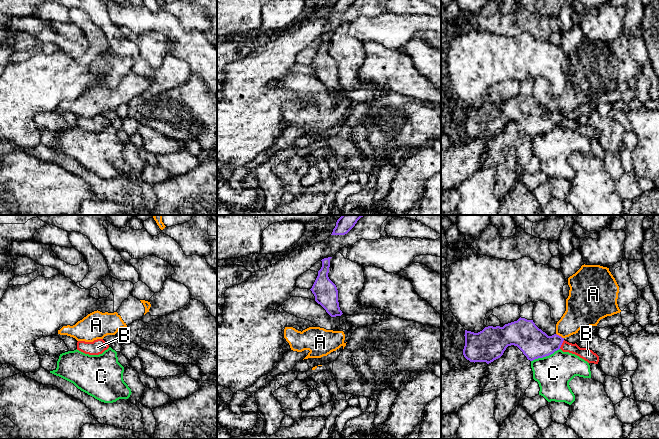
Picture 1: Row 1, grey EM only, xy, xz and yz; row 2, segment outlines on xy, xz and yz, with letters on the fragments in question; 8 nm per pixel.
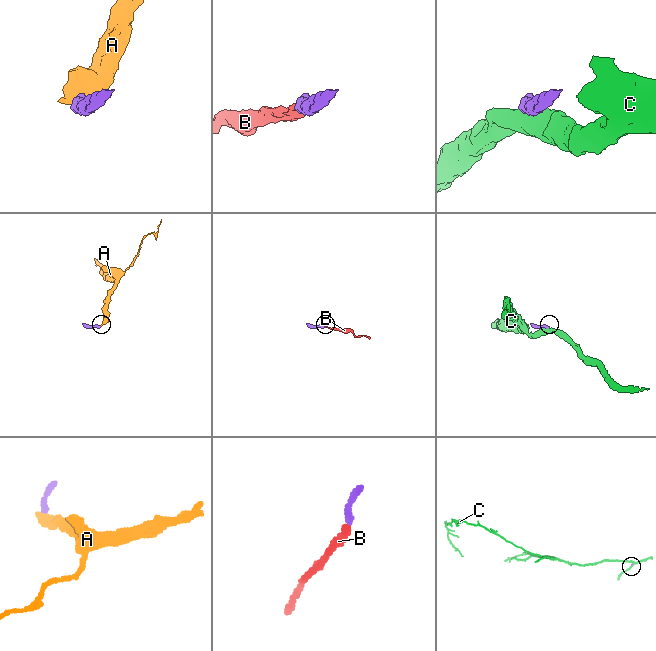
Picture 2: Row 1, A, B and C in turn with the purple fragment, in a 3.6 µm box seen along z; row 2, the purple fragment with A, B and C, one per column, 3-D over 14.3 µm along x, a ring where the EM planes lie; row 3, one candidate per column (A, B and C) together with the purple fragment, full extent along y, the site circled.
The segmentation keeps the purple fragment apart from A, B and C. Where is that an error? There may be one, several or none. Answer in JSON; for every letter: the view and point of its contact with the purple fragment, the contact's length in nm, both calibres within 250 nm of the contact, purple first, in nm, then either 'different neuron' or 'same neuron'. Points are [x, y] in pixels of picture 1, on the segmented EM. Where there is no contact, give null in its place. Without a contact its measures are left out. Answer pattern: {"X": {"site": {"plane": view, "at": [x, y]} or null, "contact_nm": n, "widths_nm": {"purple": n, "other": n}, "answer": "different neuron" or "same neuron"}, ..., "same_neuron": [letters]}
{"A": {"site": {"plane": "yz", "at": [560, 336]}, "contact_nm": 80, "widths_nm": {"purple": 240, "other": 240}, "answer": "different neuron"}, "B": {"site": {"plane": "yz", "at": [561, 344]}, "contact_nm": 80, "widths_nm": {"purple": 240, "other": 100}, "answer": "same neuron"}, "C": {"site": {"plane": "yz", "at": [545, 356]}, "contact_nm": 260, "widths_nm": {"purple": 240, "other": 300}, "answer": "different neuron"}, "same_neuron": ["B"]}

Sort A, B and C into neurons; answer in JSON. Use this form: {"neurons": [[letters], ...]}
{"neurons": [["A"], ["B"], ["C"]]}

